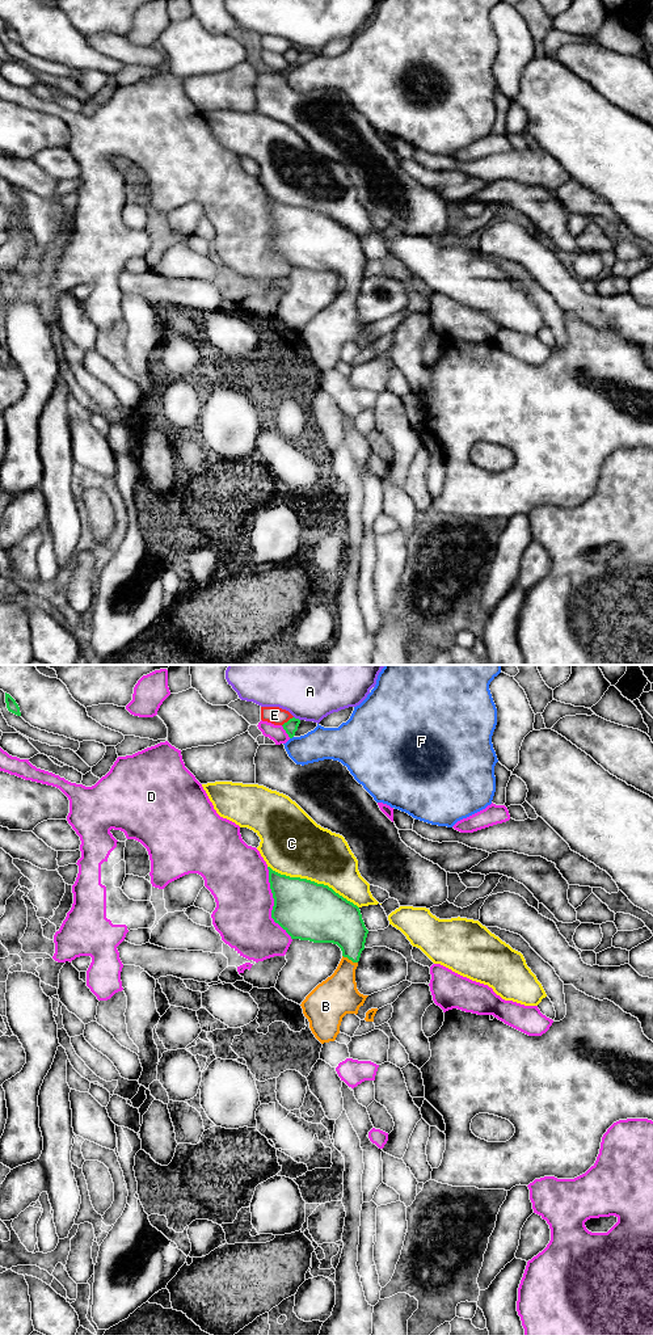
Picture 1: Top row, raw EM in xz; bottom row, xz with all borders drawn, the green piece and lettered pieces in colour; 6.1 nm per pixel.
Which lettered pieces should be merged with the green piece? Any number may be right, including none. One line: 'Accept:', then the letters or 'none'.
Accept: B

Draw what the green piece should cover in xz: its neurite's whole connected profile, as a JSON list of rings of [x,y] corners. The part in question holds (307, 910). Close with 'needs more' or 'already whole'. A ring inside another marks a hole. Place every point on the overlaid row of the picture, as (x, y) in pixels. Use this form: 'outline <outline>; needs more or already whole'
outline [[[269,869],[274,898],[271,918],[291,939],[333,943],[342,951],[334,973],[319,984],[302,1002],[309,1028],[321,1043],[334,1041],[342,1018],[358,1014],[368,995],[357,989],[355,969],[365,949],[368,930],[357,905],[332,888],[290,877]]]; needs more

